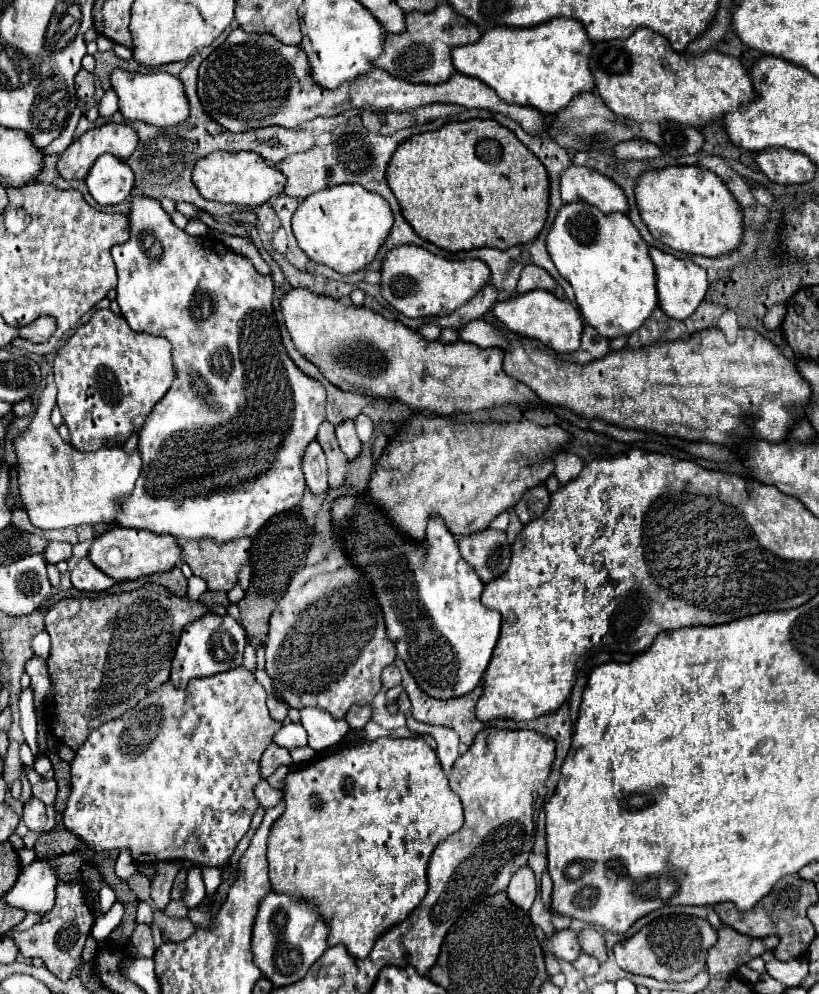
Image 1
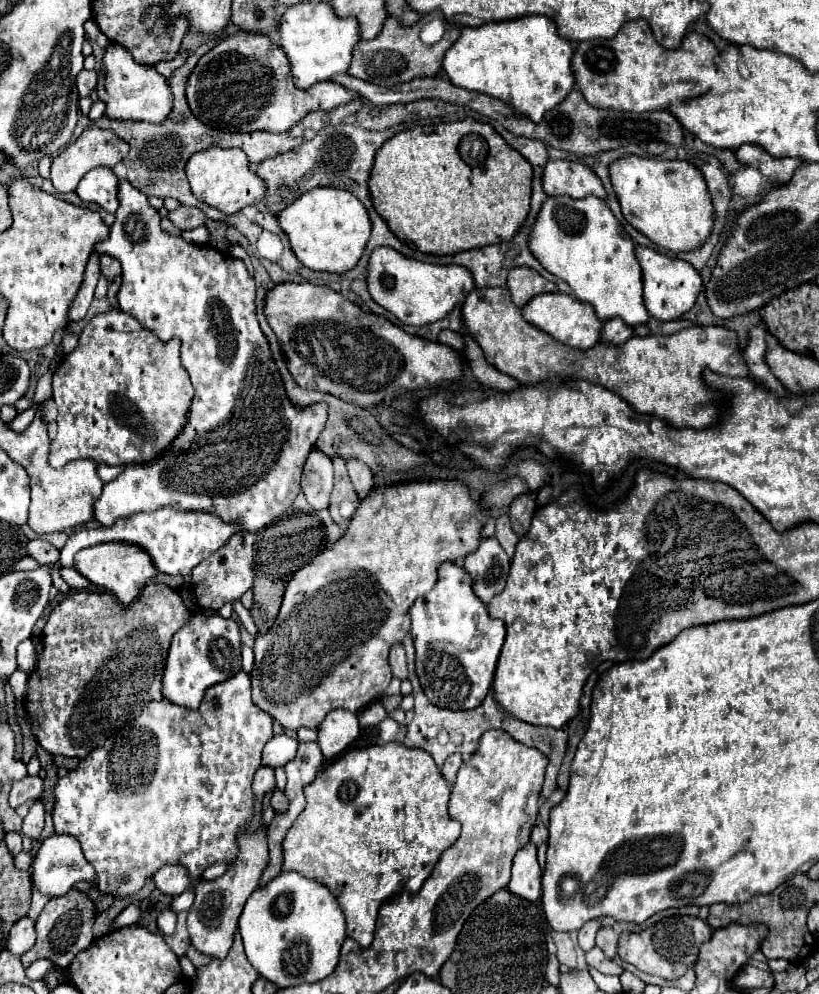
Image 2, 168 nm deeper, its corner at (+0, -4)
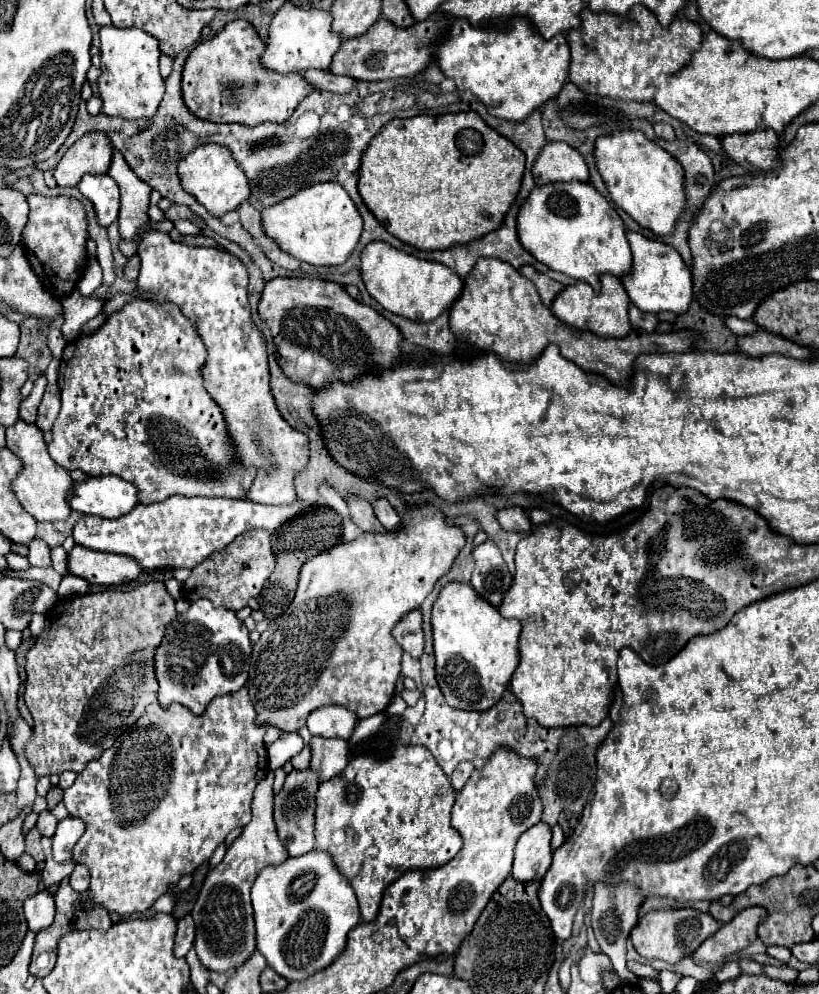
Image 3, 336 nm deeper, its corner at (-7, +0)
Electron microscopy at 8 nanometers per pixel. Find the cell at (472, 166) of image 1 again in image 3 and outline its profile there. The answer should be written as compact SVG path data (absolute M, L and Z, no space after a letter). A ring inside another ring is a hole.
M445 113L437 117L417 115L393 119L373 137L365 155L361 155L361 171L357 189L373 217L397 239L421 249L447 249L457 243L469 243L495 231L521 185L525 155L503 135L493 131L477 113Z

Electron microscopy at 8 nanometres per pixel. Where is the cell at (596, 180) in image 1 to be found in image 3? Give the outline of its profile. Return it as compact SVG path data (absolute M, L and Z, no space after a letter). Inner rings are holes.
M549 141L545 147L541 147L533 163L533 179L537 185L573 179L587 181L589 169L577 149L563 141Z

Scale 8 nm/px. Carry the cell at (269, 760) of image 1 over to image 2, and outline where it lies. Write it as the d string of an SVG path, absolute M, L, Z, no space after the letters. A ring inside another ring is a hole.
M258 767L256 775L254 775L254 795L256 795L256 815L250 823L250 827L246 829L244 835L240 835L238 845L240 845L240 853L234 859L234 863L230 865L230 871L226 871L222 877L214 879L214 881L198 881L194 885L194 905L188 911L188 933L192 939L192 945L202 951L204 955L210 957L226 957L232 941L234 941L234 931L238 927L238 915L242 913L242 907L246 903L246 899L250 897L250 893L258 887L258 879L262 875L262 869L266 867L268 855L266 855L266 829L260 823L260 811L262 811L262 799L264 795L274 789L274 769L272 767Z

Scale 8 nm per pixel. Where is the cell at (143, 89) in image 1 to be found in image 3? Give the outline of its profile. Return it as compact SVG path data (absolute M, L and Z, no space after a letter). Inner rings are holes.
M115 25L99 27L101 39L101 75L97 79L103 113L121 119L153 117L163 93L165 81L159 75L159 41L141 29L119 29Z

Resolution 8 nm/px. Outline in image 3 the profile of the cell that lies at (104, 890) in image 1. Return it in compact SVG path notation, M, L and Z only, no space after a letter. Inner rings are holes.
M67 817L59 821L59 827L53 835L53 857L55 861L71 861L71 849L77 843L77 839L85 833L85 823L81 819Z

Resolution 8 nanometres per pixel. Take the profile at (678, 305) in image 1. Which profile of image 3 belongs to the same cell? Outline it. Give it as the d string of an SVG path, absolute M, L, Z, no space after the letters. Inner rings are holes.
M627 229L625 235L631 245L633 259L631 259L631 271L621 277L621 283L629 293L631 301L641 311L651 311L651 313L673 311L677 315L683 315L689 309L689 303L693 299L693 289L691 289L691 271L683 263L681 255L667 243L647 239L641 233Z

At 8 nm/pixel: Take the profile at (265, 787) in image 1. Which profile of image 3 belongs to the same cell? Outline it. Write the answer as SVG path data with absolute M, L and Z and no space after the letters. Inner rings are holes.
M293 769L281 791L275 795L273 799L273 817L275 817L275 825L277 825L277 833L281 843L287 847L291 857L299 857L305 855L309 851L315 849L315 793L317 793L319 781L317 781L317 773L311 769L305 771L297 771Z

